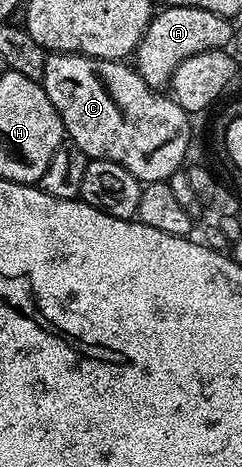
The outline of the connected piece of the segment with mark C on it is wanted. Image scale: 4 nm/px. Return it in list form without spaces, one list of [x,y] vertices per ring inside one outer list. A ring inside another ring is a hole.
[[[56,52],[47,55],[40,83],[60,114],[69,143],[75,144],[85,156],[91,160],[116,162],[146,184],[169,181],[170,176],[185,165],[182,163],[190,148],[191,113],[185,112],[169,95],[150,88],[138,71],[128,65],[79,56],[77,52]]]

